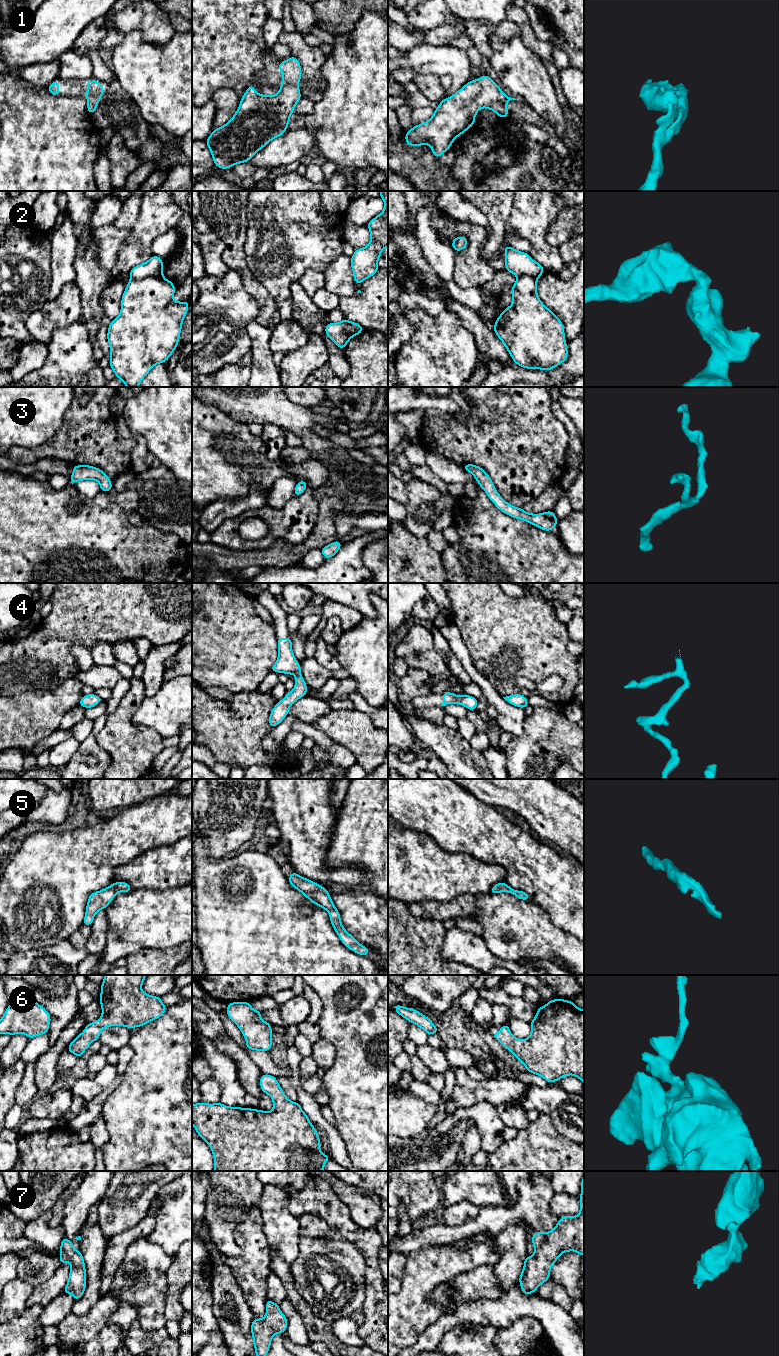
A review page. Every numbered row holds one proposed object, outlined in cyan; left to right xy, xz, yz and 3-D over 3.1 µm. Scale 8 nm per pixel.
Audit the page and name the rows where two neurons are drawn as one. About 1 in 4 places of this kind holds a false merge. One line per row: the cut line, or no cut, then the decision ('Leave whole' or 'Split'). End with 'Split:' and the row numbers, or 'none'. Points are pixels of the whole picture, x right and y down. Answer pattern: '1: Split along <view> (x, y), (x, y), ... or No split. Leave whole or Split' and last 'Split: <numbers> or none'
1: No split. Leave whole
2: Split along xy (161, 274), (131, 280). Split
3: No split. Leave whole
4: No split. Leave whole
5: No split. Leave whole
6: No split. Leave whole
7: No split. Leave whole
Split: 2

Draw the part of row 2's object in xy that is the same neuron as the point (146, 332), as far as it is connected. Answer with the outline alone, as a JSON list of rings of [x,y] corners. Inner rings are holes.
[[[163,275],[131,280],[126,284],[121,312],[108,326],[107,340],[110,345],[109,366],[127,387],[138,387],[156,364],[169,359],[179,344],[189,301],[176,302],[174,293],[174,283]]]

